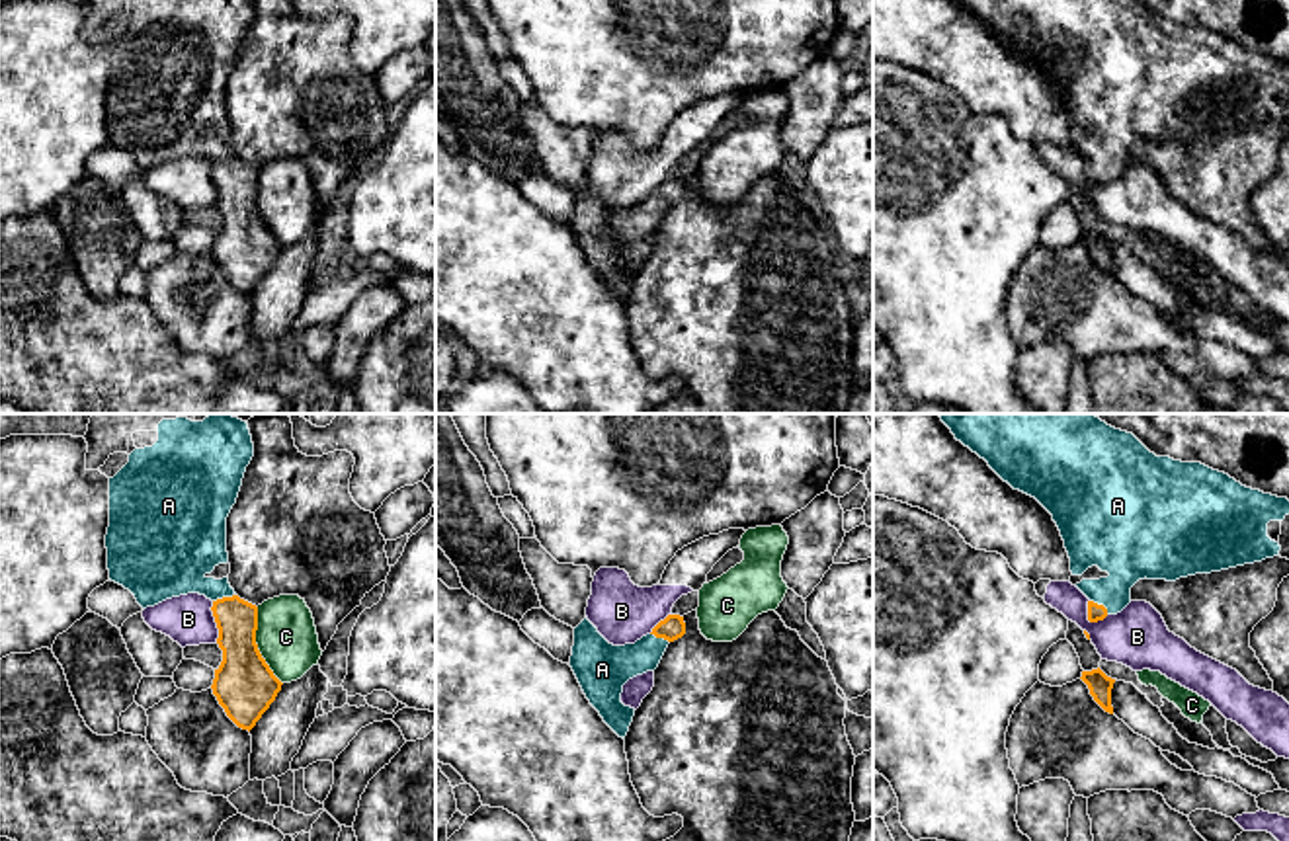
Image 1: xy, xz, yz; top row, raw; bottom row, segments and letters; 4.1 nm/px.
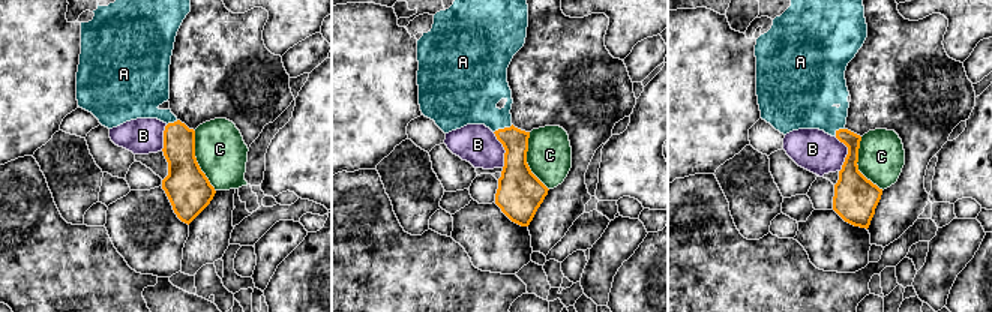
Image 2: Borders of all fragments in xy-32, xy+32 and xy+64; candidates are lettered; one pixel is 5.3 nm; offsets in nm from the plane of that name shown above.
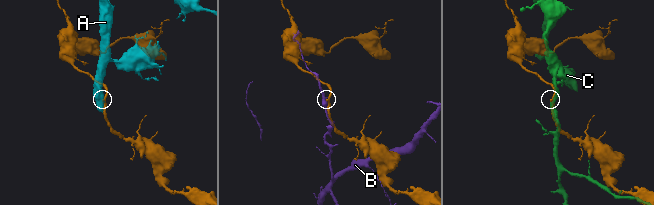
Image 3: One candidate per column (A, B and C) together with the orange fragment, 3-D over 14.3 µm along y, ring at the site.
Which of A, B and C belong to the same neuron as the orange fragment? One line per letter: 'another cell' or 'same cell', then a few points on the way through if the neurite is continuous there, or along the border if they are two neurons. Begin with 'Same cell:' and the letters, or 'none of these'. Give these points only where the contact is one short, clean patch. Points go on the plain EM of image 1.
Same cell: A
A: same cell; way xy (237, 182), (223, 160), (192, 143), (174, 125)
B: another cell
C: another cell

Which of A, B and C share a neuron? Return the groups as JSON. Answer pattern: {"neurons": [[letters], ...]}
{"neurons": [["A"], ["B"], ["C"]]}

